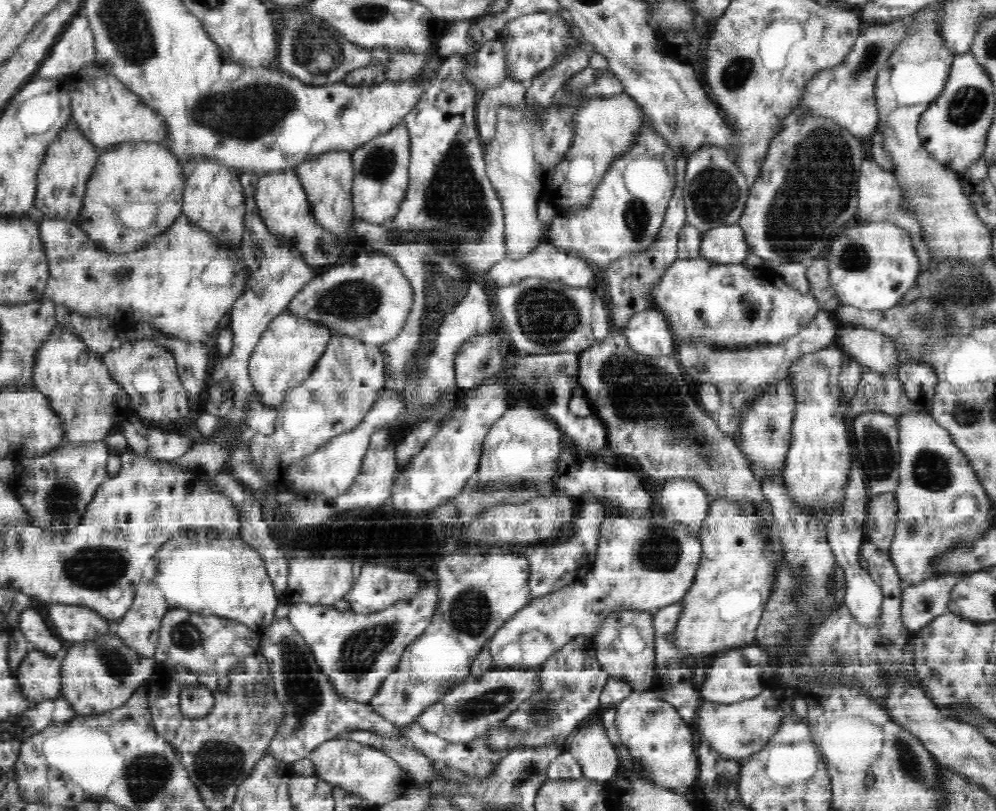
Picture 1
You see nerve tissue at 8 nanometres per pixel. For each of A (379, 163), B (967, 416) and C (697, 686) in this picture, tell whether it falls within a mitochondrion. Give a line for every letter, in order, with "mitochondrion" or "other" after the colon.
A: mitochondrion
B: mitochondrion
C: other

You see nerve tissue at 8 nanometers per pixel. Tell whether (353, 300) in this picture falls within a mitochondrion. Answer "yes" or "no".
yes

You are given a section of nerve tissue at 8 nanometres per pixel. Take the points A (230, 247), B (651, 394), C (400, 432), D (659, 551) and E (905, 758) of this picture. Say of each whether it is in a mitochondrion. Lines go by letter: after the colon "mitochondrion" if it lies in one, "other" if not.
A: other
B: mitochondrion
C: other
D: mitochondrion
E: mitochondrion

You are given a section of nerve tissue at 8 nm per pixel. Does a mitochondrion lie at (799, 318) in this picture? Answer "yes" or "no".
no

